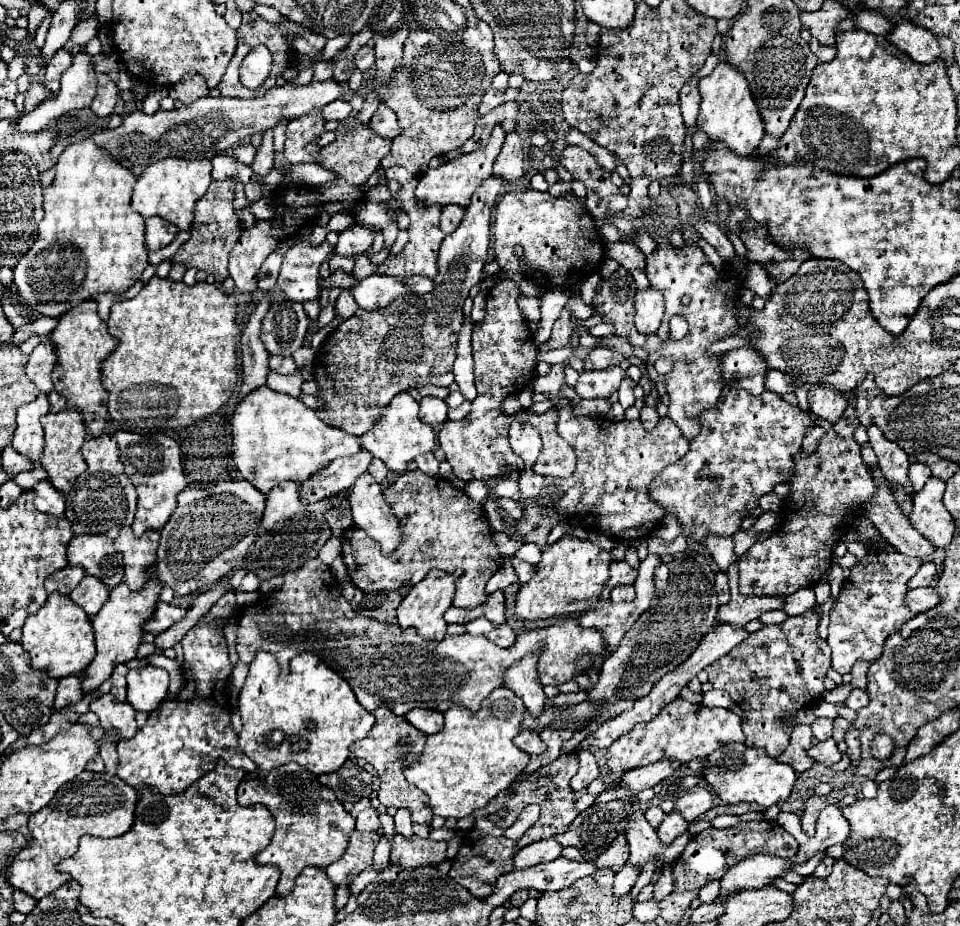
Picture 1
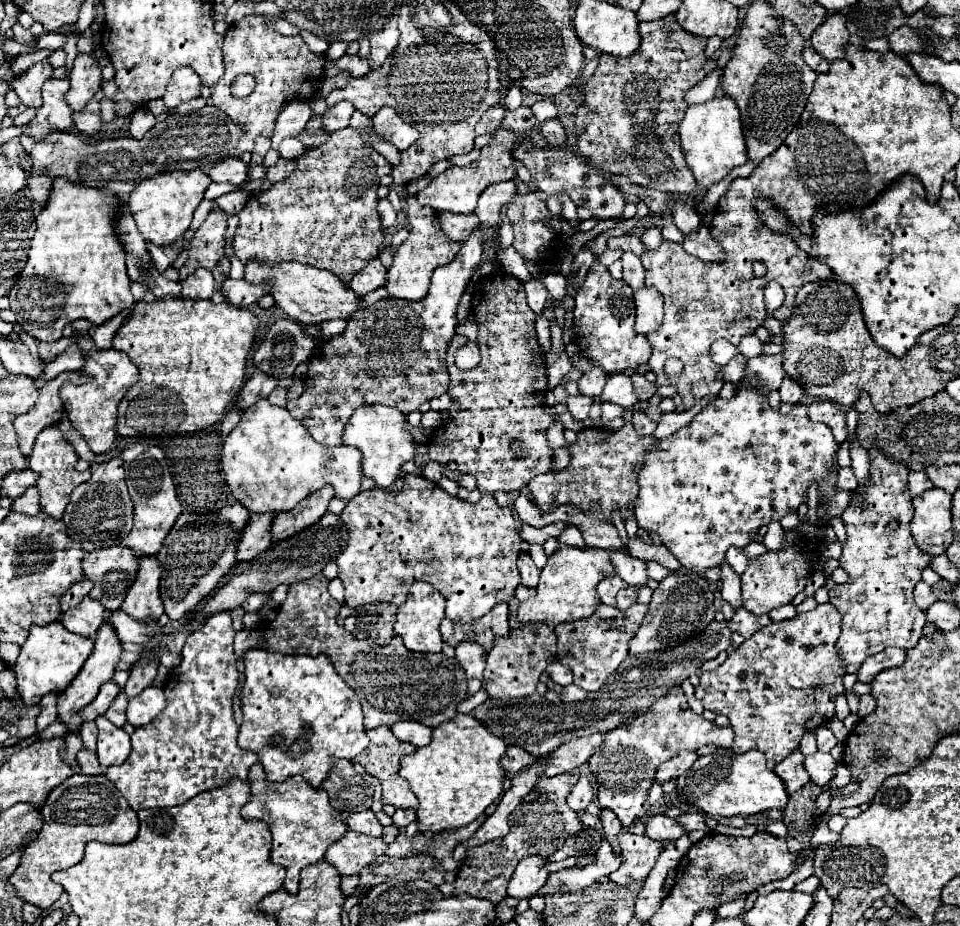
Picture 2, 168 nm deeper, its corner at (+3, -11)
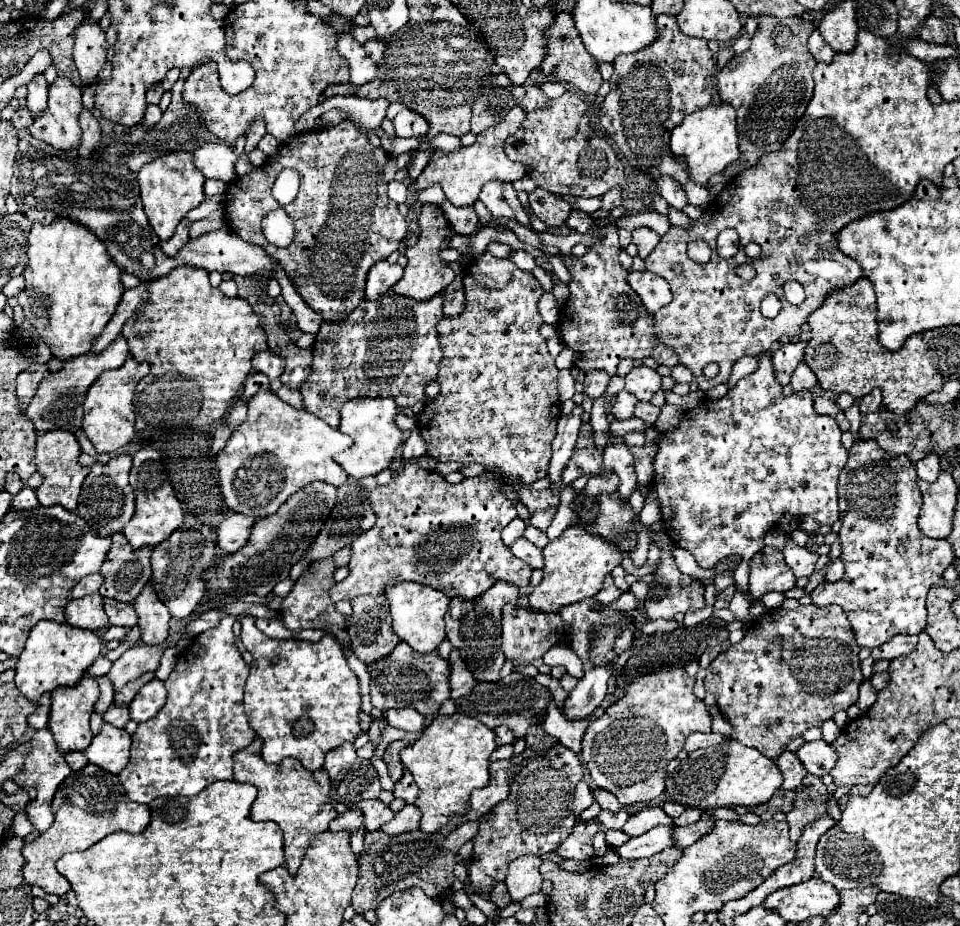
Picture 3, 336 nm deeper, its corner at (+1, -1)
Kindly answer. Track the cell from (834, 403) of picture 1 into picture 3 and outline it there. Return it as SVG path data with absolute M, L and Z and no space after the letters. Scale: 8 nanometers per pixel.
M815 398L815 410L819 414L827 414L827 416L833 416L839 424L839 428L845 432L849 430L849 420L845 420L845 414L843 410L839 408L839 404L833 400L833 398Z

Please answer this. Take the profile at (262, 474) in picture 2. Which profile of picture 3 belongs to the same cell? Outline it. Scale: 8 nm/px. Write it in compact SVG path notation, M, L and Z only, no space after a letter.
M259 390L247 406L247 420L235 428L227 446L217 454L221 494L231 510L265 518L275 514L289 496L315 480L333 486L349 480L349 474L335 462L335 454L353 444L351 436L327 426L305 408L297 410L285 404L271 390Z

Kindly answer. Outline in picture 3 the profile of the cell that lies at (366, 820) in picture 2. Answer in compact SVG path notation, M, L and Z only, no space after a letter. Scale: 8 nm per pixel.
M361 800L357 804L357 808L363 812L365 816L365 828L369 832L373 830L381 830L381 824L389 822L393 818L393 812L389 806L381 804L381 800Z

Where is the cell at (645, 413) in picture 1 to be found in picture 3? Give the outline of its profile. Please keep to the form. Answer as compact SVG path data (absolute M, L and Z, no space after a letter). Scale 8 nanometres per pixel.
M637 402L637 406L635 406L635 418L645 420L647 424L655 424L657 416L659 416L659 408L657 406L653 406L651 402Z

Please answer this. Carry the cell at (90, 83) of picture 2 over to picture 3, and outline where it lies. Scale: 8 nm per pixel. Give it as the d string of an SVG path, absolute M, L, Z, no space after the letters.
M87 14L85 22L75 32L73 48L73 60L85 86L97 80L99 70L105 66L105 56L107 56L105 32L99 28L97 22L91 22Z

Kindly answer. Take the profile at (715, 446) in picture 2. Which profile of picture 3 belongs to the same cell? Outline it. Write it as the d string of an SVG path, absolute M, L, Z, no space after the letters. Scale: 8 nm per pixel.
M763 352L761 356L757 356L757 370L745 378L741 378L729 392L725 398L715 400L715 402L701 402L697 408L685 412L681 424L659 436L657 440L657 454L655 454L655 462L653 462L653 482L651 482L651 490L657 494L659 506L661 506L661 520L663 520L663 528L665 532L671 536L671 540L685 548L687 552L693 554L693 558L697 560L697 564L701 568L713 568L719 560L739 554L745 564L751 560L753 554L757 554L763 548L763 538L767 534L767 530L771 530L773 526L777 526L785 516L811 516L815 522L819 524L835 524L839 520L839 510L837 510L837 482L839 482L839 474L843 472L847 462L847 452L841 446L841 430L837 426L837 422L831 416L821 416L813 410L813 396L809 390L801 390L791 394L789 398L785 398L781 394L781 384L775 378L775 370L771 366L771 352Z

